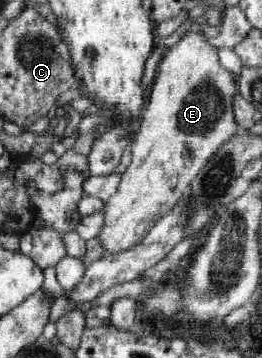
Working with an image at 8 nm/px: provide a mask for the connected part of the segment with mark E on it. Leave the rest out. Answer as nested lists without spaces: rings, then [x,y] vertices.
[[[191,30],[162,55],[156,67],[156,80],[152,82],[150,101],[140,111],[141,119],[131,145],[131,164],[121,177],[118,191],[104,202],[104,223],[99,238],[106,254],[126,251],[138,245],[152,227],[186,195],[190,182],[216,150],[241,130],[232,110],[236,82],[232,73],[219,63],[217,50],[197,30]]]

